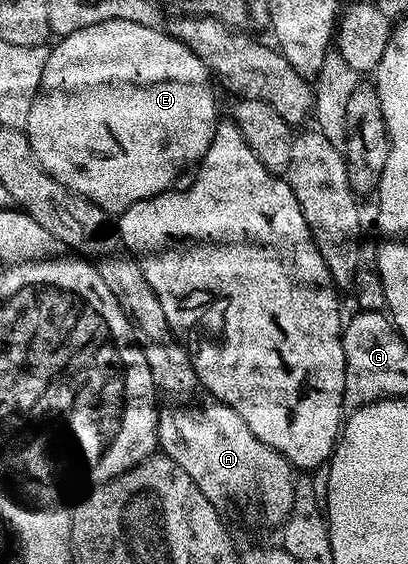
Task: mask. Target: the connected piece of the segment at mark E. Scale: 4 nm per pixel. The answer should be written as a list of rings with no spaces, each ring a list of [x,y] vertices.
[[[100,21],[100,25],[88,25],[88,29],[76,29],[76,33],[63,35],[57,42],[54,48],[49,48],[38,95],[32,101],[32,109],[28,109],[28,121],[24,130],[36,161],[52,178],[60,181],[60,185],[92,201],[97,207],[104,209],[107,215],[117,217],[136,205],[136,201],[151,199],[161,195],[163,191],[171,190],[178,173],[202,162],[204,153],[208,153],[208,145],[212,145],[212,137],[218,128],[220,117],[214,114],[215,84],[210,70],[204,65],[204,61],[200,61],[200,57],[196,57],[196,53],[192,53],[192,49],[188,49],[188,45],[165,30],[136,25],[136,21]]]

